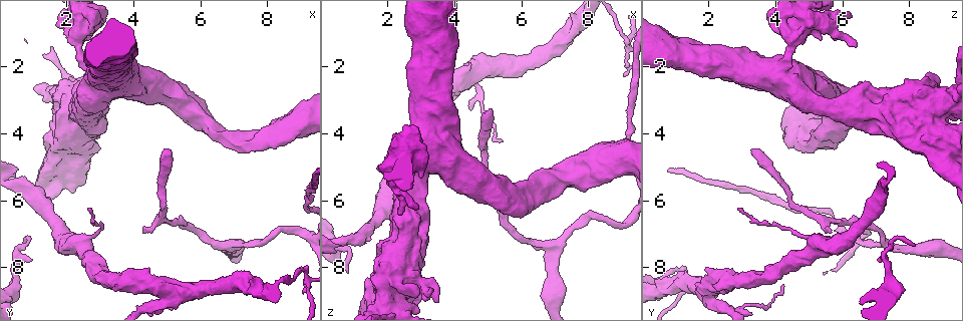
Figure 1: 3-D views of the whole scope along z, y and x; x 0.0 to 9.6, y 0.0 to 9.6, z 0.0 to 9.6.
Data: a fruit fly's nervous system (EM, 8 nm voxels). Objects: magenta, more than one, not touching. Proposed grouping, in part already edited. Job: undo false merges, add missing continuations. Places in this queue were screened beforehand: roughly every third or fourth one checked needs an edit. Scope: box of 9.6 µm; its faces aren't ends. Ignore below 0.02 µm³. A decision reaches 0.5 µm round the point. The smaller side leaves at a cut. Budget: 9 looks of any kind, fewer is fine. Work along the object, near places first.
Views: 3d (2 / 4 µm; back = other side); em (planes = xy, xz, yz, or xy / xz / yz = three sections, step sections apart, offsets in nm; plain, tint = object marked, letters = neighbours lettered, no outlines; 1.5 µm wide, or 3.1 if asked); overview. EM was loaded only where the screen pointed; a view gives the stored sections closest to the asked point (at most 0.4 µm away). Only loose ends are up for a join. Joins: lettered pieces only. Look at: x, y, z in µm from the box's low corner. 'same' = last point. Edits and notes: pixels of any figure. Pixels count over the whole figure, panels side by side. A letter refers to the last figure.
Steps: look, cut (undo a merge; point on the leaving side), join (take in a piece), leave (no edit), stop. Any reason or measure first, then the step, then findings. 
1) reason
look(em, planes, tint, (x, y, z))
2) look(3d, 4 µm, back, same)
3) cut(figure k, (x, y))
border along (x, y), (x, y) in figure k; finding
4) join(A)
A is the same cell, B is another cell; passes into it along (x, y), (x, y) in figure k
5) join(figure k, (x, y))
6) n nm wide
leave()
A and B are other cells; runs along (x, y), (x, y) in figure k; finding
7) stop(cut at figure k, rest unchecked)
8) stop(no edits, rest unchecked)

free end
look(3d, 2 µm, (2.65, 6.25, 2.85))

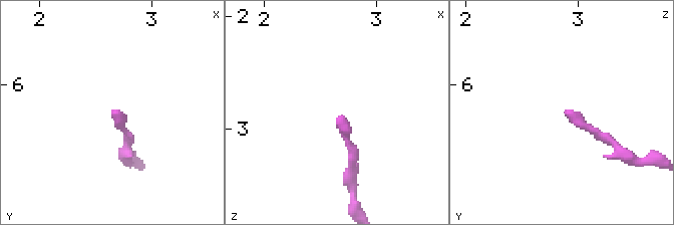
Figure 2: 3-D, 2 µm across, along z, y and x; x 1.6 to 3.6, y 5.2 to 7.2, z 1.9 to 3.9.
now the EM
look(em, planes, letters, (2.64, 6.22, 2.90))

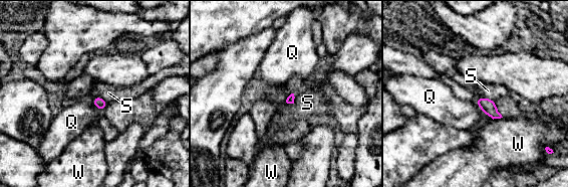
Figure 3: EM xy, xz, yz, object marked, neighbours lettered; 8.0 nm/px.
leave()
Q, S and W are other cells; border along (476, 97), (485, 97), (495, 101) in figure 3; no lettered piece goes on from it

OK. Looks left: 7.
look(em, xz, step 8, letters, (0.90, 7.75, 7.00))

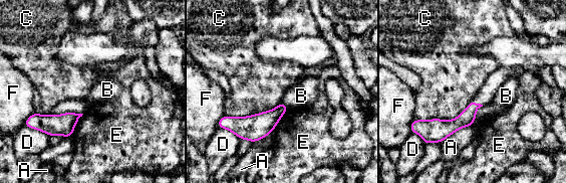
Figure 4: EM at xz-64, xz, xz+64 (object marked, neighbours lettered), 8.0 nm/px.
another direction
look(em, planes, letters, same)

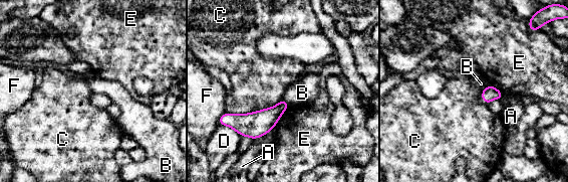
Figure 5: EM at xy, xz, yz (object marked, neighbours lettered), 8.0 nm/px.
leave()
A, B, C, D, E and F are other cells; border along (282, 99), (252, 112), (225, 112) in figure 5; none of them fits

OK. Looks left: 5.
an open end
look(3d, 2 µm, (4.30, 6.85, 5.65))

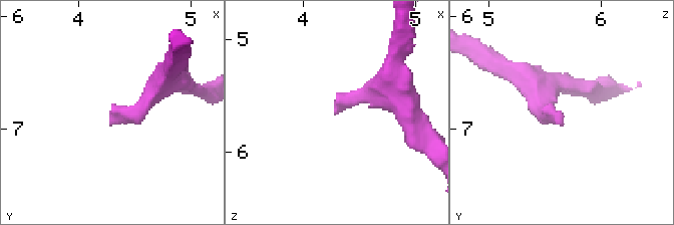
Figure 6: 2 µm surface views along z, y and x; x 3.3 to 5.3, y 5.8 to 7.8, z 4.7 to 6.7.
shape alone is not enough
look(em, planes, tint, (4.28, 6.84, 5.64))

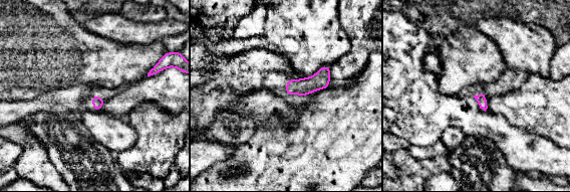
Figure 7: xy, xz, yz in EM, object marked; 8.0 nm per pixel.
see the neighbours
look(em, planes, letters, same)

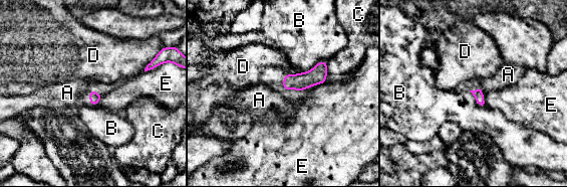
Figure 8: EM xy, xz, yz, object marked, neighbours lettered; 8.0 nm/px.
90 nm wide
leave()
A, B, C, D and E are other cells; border along (481, 88), (484, 95) in figure 8; none of them fits

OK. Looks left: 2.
branch stops here
look(3d, 4 µm, (3.50, 8.50, 2.15))

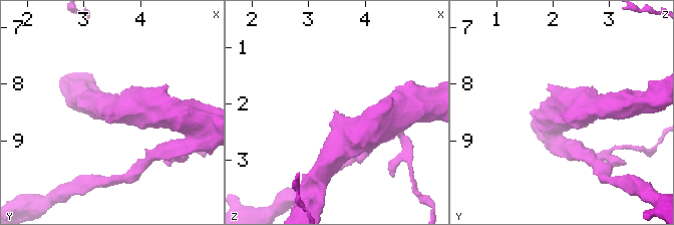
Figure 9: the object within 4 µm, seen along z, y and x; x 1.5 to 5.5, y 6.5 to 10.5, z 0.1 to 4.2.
look(em, xy, step 8, letters, (3.40, 8.55, 2.15))

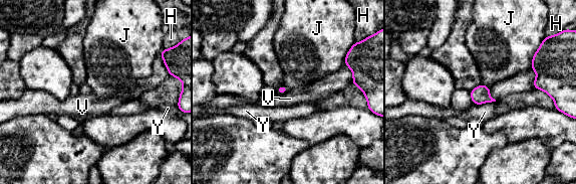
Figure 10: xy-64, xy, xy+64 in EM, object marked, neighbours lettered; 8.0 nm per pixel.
leave()
H, J, V and Y are other cells; border along (289, 90), (277, 94) in figure 10; no lettered piece goes on from it

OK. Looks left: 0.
stop(no edits, rest unchecked)

